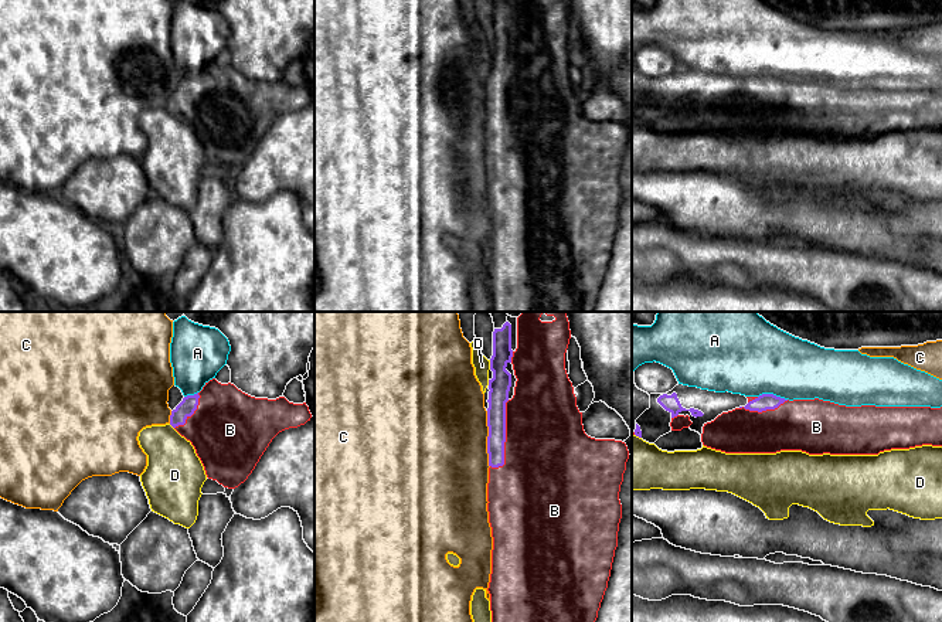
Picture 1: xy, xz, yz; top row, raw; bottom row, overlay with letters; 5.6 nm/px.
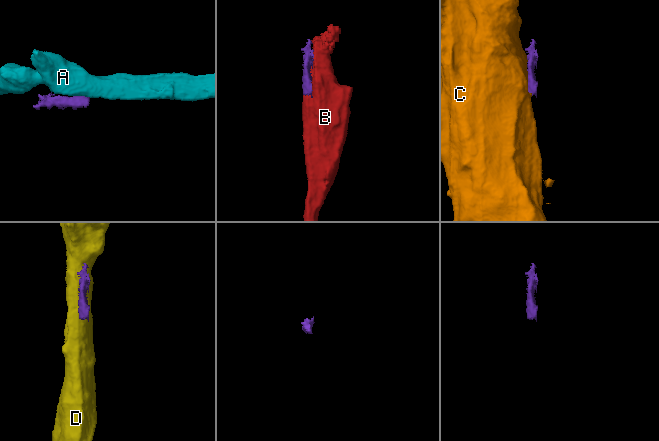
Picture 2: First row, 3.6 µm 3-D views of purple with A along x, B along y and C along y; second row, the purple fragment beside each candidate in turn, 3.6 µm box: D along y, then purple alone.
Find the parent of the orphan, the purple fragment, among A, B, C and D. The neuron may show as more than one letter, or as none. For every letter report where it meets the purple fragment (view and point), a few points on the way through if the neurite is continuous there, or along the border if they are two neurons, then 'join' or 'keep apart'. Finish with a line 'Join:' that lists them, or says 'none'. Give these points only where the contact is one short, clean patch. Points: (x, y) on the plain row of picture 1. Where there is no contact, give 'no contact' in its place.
A: yz (772, 77) | along yz (758, 78), (775, 77), (786, 82) | keep apart
B: xz (504, 121) | join
C: xz (487, 122) | along xz (486, 94), (489, 149) | keep apart
D: xz (490, 47) | keep apart
Join: B

